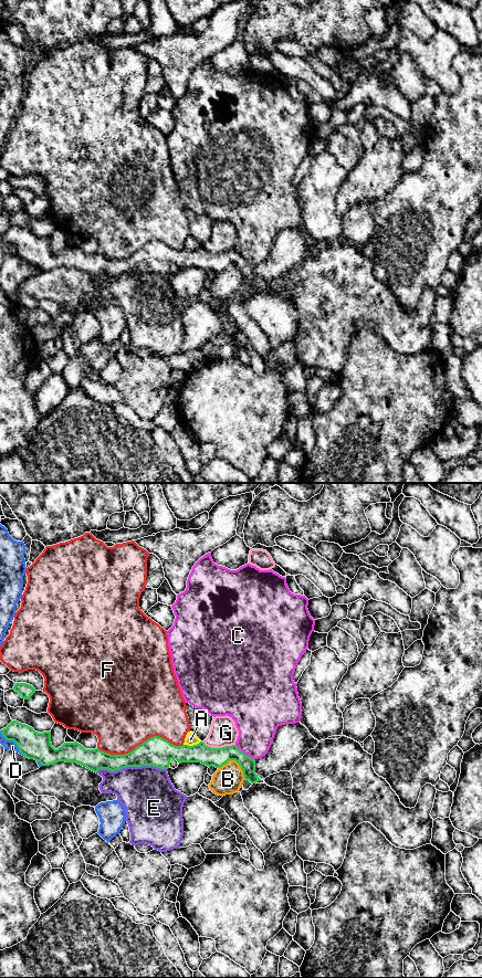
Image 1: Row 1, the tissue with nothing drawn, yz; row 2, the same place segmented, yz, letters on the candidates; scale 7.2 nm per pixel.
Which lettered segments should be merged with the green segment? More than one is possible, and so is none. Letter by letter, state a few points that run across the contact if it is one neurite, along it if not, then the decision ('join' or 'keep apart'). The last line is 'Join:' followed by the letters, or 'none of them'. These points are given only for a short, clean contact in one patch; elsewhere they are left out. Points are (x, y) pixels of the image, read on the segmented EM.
A: keep apart
B: yz (218, 767), (234, 760), (244, 778) | keep apart
C: yz (234, 745), (254, 759) | keep apart
D: keep apart
E: keep apart
F: keep apart
G: yz (202, 742), (211, 747), (234, 745) | keep apart
Join: none of them

